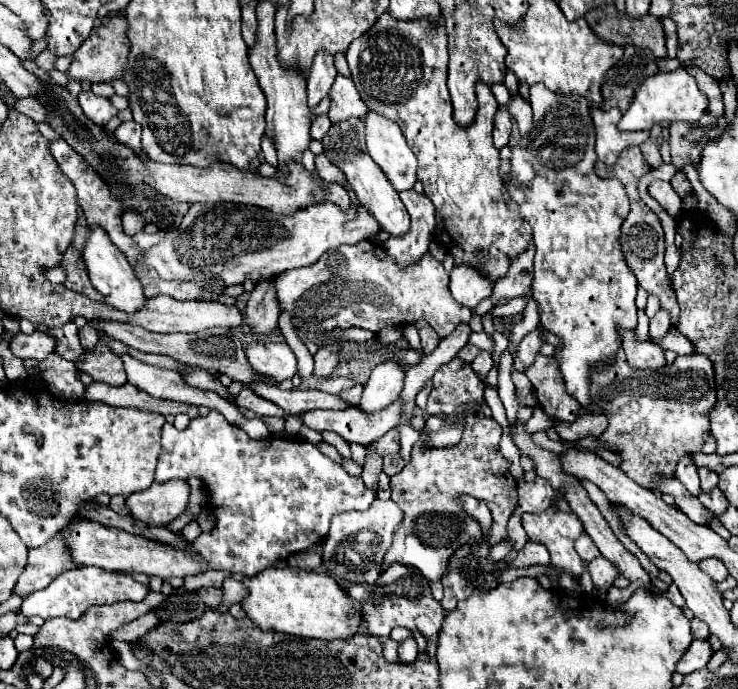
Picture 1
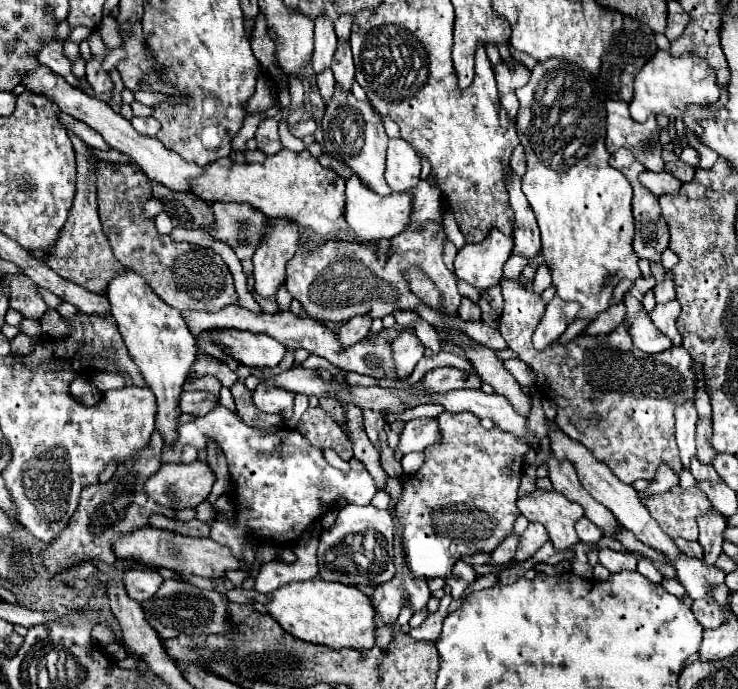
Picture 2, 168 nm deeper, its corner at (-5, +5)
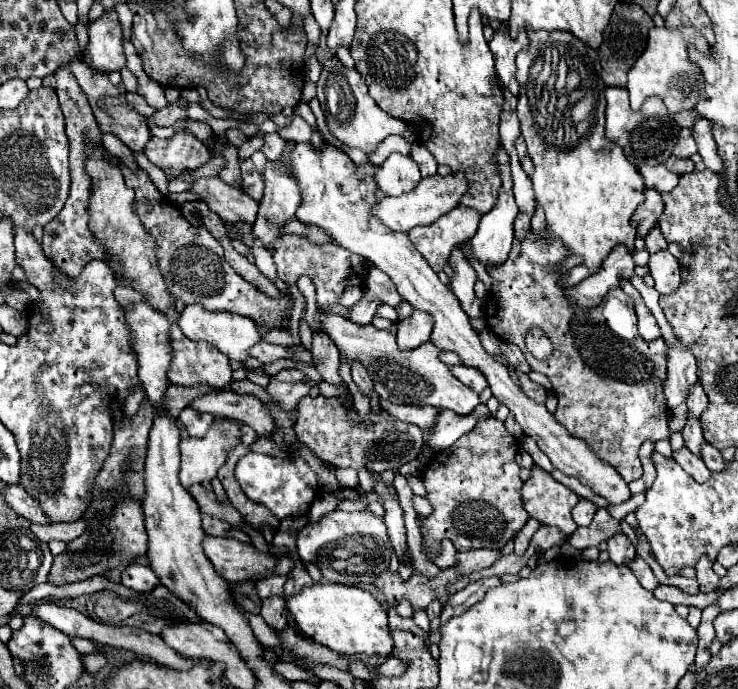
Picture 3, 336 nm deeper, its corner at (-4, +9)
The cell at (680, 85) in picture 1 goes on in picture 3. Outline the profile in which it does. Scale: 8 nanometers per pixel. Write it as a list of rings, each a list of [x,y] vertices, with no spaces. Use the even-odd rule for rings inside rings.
[[[654,26],[652,32],[648,32],[648,48],[640,56],[640,60],[636,60],[636,64],[628,70],[626,88],[630,92],[630,104],[634,110],[638,110],[642,102],[650,96],[660,96],[670,116],[684,108],[694,108],[698,104],[700,92],[704,90],[704,76],[700,68],[688,60],[688,42],[680,30],[670,32],[668,28]]]

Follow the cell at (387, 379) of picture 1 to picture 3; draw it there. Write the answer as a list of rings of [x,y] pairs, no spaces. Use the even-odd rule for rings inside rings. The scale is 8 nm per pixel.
[[[414,310],[408,318],[400,320],[398,322],[398,334],[396,334],[400,348],[412,350],[412,348],[418,348],[420,344],[428,342],[430,332],[432,332],[432,324],[434,324],[432,316],[428,316],[426,312],[420,312],[420,310]]]

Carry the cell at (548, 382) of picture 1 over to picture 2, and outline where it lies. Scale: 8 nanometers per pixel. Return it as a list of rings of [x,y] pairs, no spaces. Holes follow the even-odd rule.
[[[501,280],[505,308],[501,314],[499,332],[505,338],[507,346],[537,374],[537,390],[551,402],[557,404],[557,426],[573,440],[585,444],[597,460],[607,464],[611,472],[625,484],[633,484],[639,478],[653,480],[655,472],[661,464],[667,464],[675,474],[679,474],[682,464],[675,444],[675,408],[687,400],[695,400],[697,394],[697,372],[693,366],[693,358],[685,348],[669,348],[669,352],[645,354],[631,344],[627,320],[619,324],[613,332],[605,336],[577,336],[567,346],[553,342],[543,352],[535,350],[531,344],[531,336],[545,312],[545,304],[541,296],[531,292],[529,286],[519,286],[517,280]],[[597,412],[601,416],[599,424],[591,424],[591,414]]]

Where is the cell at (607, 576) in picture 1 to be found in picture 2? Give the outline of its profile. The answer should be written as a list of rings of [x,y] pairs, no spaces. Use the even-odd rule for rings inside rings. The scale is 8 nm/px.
[[[601,548],[599,550],[599,562],[611,572],[623,572],[623,570],[635,570],[637,568],[637,558],[633,554],[621,554],[609,548]]]

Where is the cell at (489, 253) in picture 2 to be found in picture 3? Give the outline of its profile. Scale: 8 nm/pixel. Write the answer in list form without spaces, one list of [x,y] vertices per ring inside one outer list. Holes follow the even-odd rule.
[[[502,146],[500,150],[494,154],[494,160],[496,160],[496,168],[498,168],[498,174],[500,174],[500,180],[502,180],[502,186],[500,186],[500,192],[498,192],[498,202],[496,206],[486,212],[480,220],[480,226],[478,226],[478,232],[474,238],[468,240],[466,246],[462,246],[462,250],[472,250],[472,254],[482,262],[482,264],[502,264],[506,258],[508,258],[508,252],[510,252],[510,246],[512,246],[512,240],[514,240],[514,218],[518,214],[518,208],[516,208],[516,202],[514,202],[514,196],[512,196],[512,176],[510,176],[510,160],[508,160],[508,154],[502,152]]]

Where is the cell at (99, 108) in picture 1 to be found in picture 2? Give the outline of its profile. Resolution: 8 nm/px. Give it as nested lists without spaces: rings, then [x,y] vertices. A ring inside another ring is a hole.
[[[91,56],[91,60],[87,62],[87,80],[89,80],[89,84],[97,96],[113,90],[109,74],[101,68],[101,58]]]

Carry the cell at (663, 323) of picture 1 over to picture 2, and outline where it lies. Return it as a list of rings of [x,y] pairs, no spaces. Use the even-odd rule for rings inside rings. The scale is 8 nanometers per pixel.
[[[665,278],[661,284],[657,284],[657,286],[653,288],[653,292],[655,292],[657,304],[665,304],[665,302],[669,302],[669,300],[675,300],[675,284],[673,284],[673,280],[669,280],[669,278]]]

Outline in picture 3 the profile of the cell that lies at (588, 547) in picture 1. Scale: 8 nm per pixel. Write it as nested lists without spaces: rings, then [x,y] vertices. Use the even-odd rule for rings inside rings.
[[[580,500],[580,502],[572,508],[574,522],[576,522],[578,526],[590,526],[596,510],[598,510],[598,506],[596,506],[594,502],[590,502],[590,500]]]

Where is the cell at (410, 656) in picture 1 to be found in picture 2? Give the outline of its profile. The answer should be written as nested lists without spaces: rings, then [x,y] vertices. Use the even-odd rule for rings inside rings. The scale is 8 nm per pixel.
[[[445,594],[443,598],[441,598],[441,606],[439,606],[439,610],[435,612],[435,614],[429,614],[427,616],[427,620],[419,626],[419,628],[413,628],[409,634],[411,634],[411,638],[415,638],[415,640],[437,640],[439,638],[439,634],[441,634],[441,624],[443,624],[443,620],[445,620],[445,616],[447,616],[447,608],[449,608],[449,604],[451,604],[451,594]]]

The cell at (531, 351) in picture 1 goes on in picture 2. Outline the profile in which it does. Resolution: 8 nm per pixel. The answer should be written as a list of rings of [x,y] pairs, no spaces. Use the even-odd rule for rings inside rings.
[[[555,296],[547,304],[547,310],[533,334],[533,346],[537,350],[545,350],[549,344],[553,344],[565,332],[565,328],[575,320],[577,310],[579,310],[579,304],[565,302],[559,296]]]

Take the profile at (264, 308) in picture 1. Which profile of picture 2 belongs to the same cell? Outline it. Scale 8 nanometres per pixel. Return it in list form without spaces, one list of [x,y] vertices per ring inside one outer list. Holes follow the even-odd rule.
[[[269,220],[273,226],[263,244],[255,250],[253,256],[253,276],[255,276],[255,292],[259,296],[277,296],[279,286],[285,282],[287,262],[297,252],[299,228],[289,220]]]

